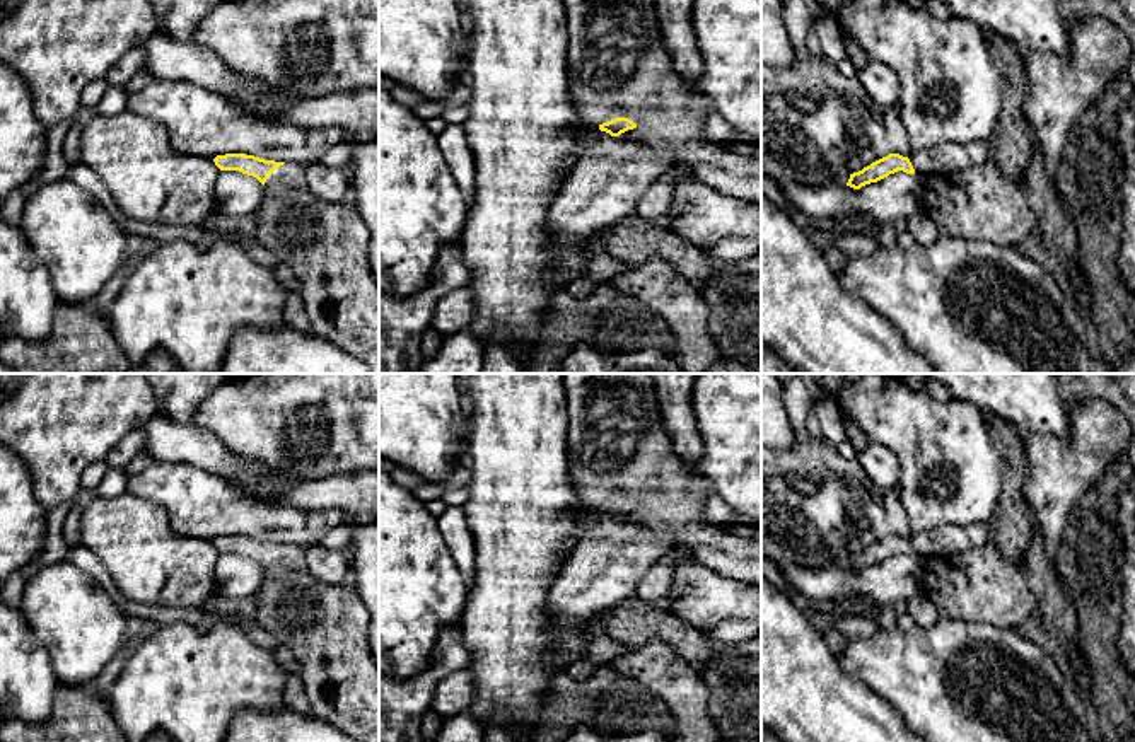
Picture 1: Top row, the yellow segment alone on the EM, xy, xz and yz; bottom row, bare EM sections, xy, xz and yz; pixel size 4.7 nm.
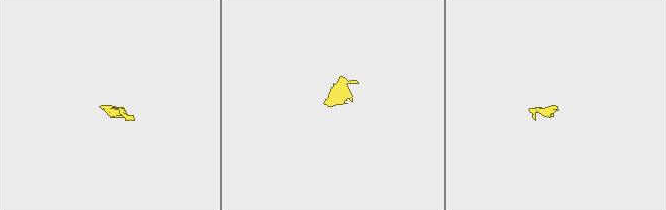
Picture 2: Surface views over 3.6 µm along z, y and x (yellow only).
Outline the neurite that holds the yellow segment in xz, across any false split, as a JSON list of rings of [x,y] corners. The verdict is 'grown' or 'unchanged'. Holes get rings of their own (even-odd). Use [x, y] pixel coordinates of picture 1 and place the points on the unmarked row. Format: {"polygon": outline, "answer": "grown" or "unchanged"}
{"polygon": [[[628,500],[599,507],[606,519],[584,524],[584,536],[560,570],[548,597],[548,614],[563,623],[591,623],[597,614],[635,595],[647,570],[678,539],[620,517],[637,510]]], "answer": "grown"}

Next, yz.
{"polygon": [[[946,524],[930,530],[913,532],[908,539],[889,536],[888,539],[872,544],[862,553],[850,556],[847,570],[855,573],[898,553],[918,556],[920,559],[928,559],[932,556],[951,558],[952,554],[963,553],[975,546],[983,546],[987,542],[987,524]]], "answer": "grown"}

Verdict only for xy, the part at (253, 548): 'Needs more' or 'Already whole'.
Needs more

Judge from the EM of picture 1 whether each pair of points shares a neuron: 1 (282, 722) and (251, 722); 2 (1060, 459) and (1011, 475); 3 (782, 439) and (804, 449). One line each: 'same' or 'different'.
1: same
2: different
3: different

